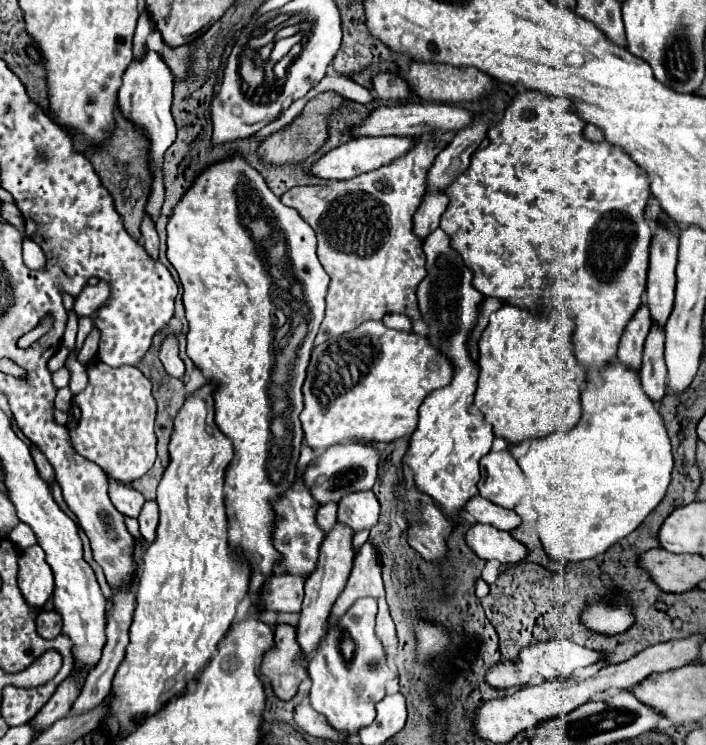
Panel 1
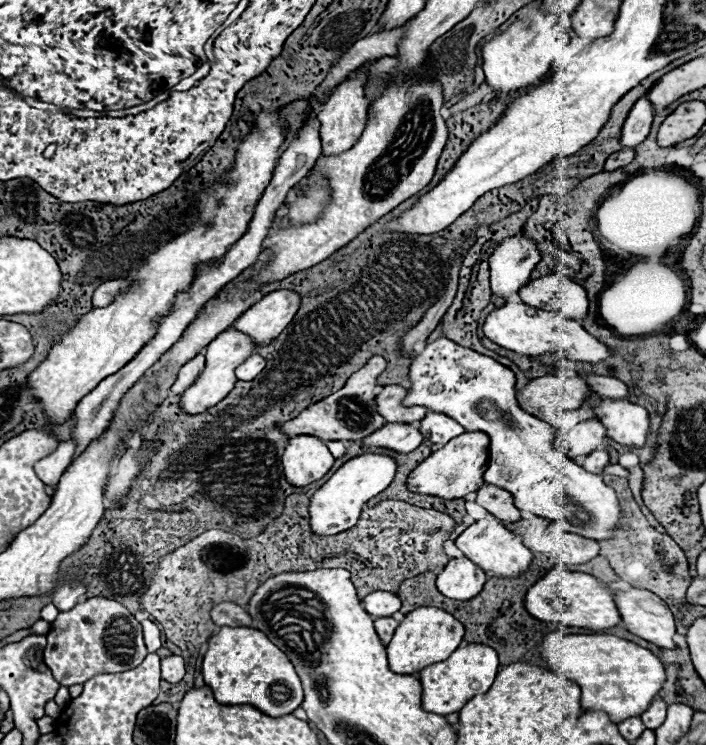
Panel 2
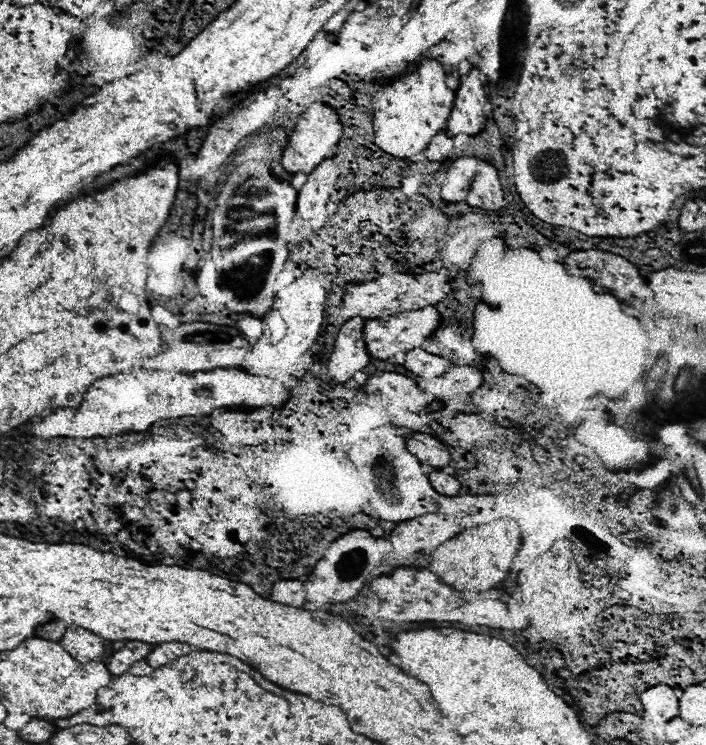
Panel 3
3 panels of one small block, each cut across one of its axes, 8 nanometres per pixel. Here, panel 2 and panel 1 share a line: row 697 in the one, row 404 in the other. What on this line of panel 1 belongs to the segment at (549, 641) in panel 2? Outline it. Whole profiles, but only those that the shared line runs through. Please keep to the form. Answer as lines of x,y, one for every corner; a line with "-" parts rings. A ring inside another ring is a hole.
652,324
644,342
640,378
634,368
626,368
624,364
620,364
618,358
614,358
602,370
588,378
586,390
582,390
580,422
564,434
552,432
548,436
532,440
528,452
518,458
518,464
530,482
534,510
538,512
536,530
540,542
554,560
580,562
606,552
612,544
632,534
664,498
672,472
672,448
662,414
654,404
664,398
664,390
664,328
660,324

